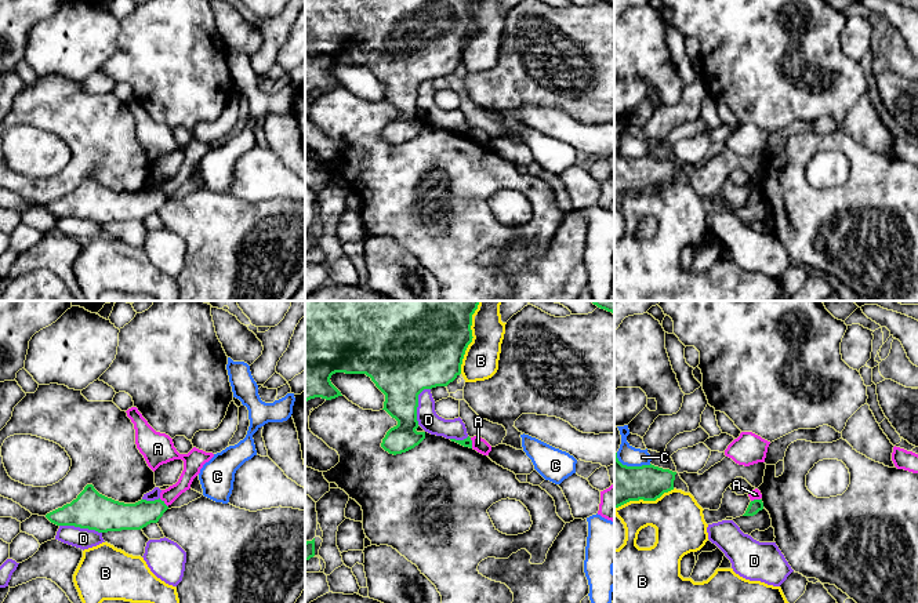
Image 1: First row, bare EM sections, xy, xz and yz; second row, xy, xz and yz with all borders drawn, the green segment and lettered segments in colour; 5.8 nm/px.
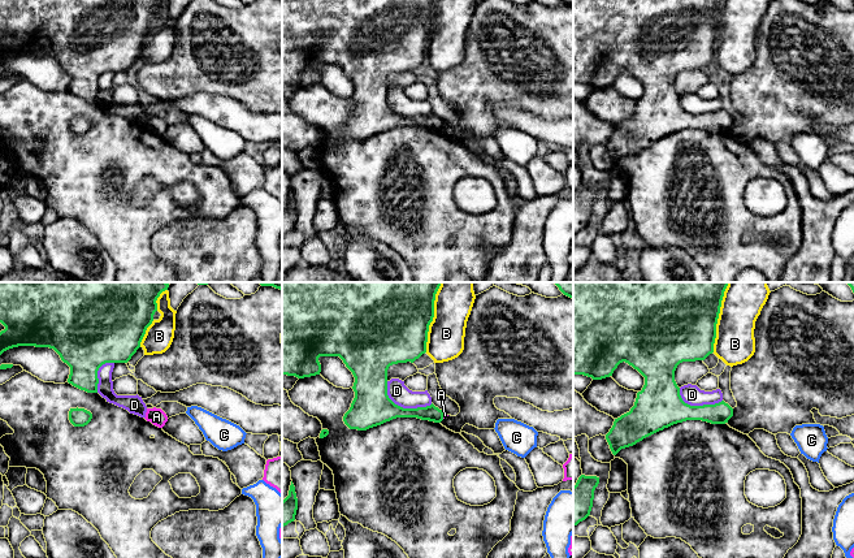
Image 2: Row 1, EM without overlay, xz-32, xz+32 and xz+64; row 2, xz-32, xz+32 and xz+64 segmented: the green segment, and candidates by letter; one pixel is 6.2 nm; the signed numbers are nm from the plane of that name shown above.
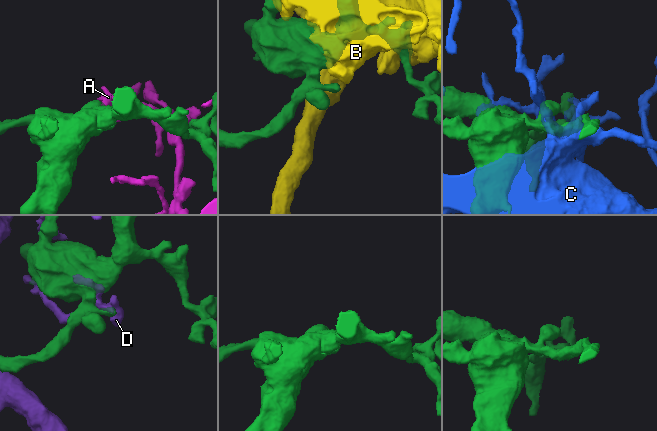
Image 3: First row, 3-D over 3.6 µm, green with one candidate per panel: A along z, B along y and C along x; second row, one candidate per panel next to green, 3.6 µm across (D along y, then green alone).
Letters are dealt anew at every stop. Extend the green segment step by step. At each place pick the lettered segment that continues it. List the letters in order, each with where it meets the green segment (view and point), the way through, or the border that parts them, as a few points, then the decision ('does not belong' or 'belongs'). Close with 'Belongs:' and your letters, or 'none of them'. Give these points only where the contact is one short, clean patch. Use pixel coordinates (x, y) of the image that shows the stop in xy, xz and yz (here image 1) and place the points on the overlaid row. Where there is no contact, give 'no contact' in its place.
A: contact xz (471, 443); does not belong
B: contact xz (472, 337); does not belong
C: contact yz (631, 467); does not belong
D: contact xy (80, 527); does not belong
Belongs: none of them

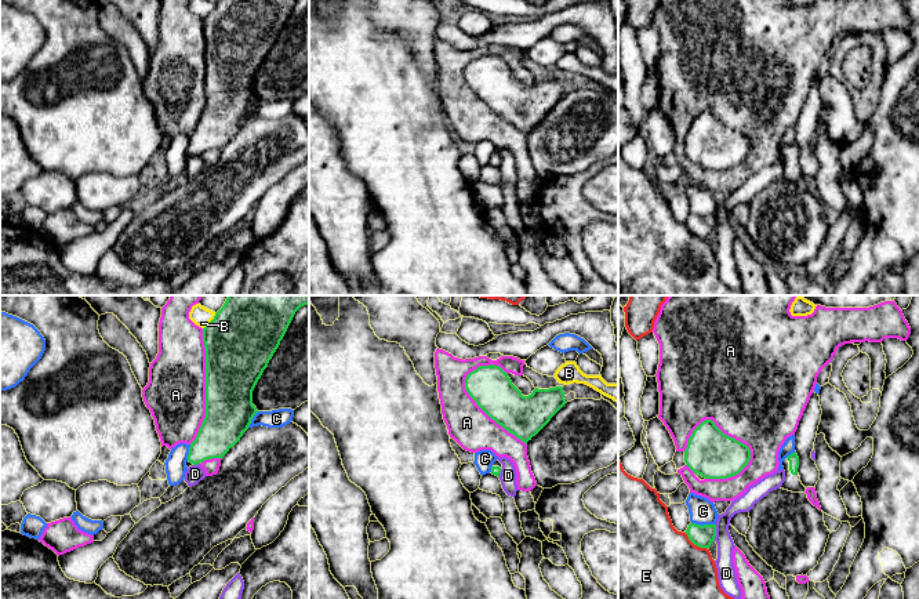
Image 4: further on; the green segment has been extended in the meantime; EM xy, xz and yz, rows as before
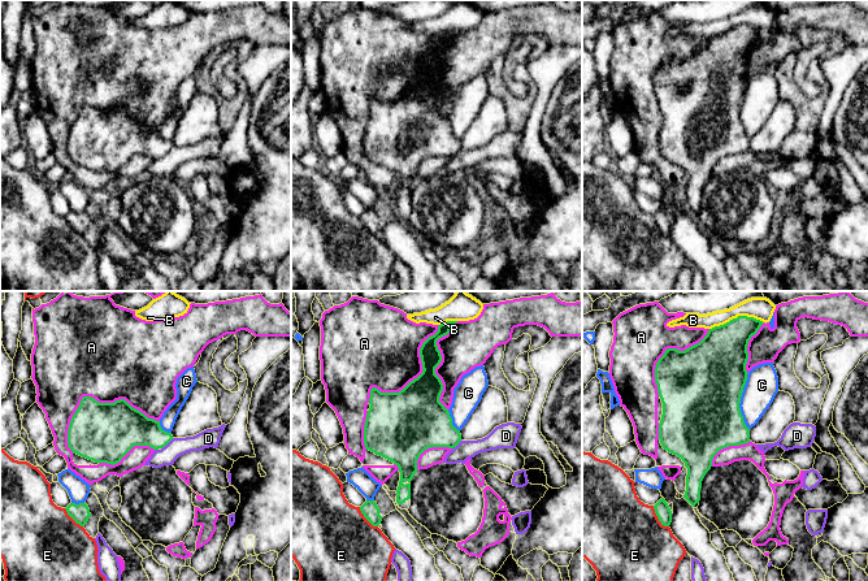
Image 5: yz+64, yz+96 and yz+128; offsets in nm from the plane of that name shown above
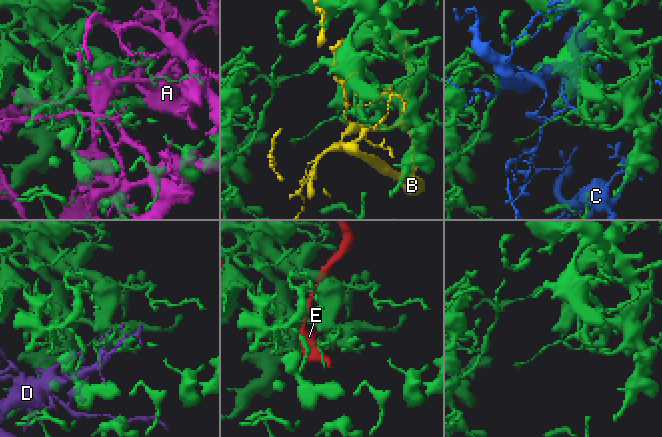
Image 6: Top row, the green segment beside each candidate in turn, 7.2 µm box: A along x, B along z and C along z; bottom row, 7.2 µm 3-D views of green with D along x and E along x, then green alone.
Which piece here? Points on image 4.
A: contact yz (715, 425); does not belong
B: contact xy (210, 322); does not belong
C: contact yz (704, 525); does not belong
D: contact yz (715, 533); does not belong
E: contact yz (696, 544); does not belong
Belongs: none of them

